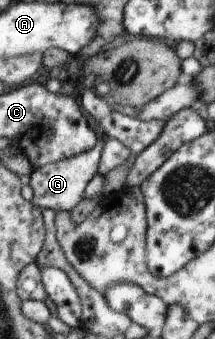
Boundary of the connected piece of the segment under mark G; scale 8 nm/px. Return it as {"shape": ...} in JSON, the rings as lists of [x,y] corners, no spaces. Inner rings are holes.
{"shape":[[[99,142],[90,151],[67,158],[55,164],[47,164],[45,167],[32,170],[30,173],[29,186],[32,189],[32,204],[39,209],[48,209],[57,213],[58,211],[71,211],[71,209],[84,198],[84,189],[89,180],[101,171],[98,161],[103,142]]]}

